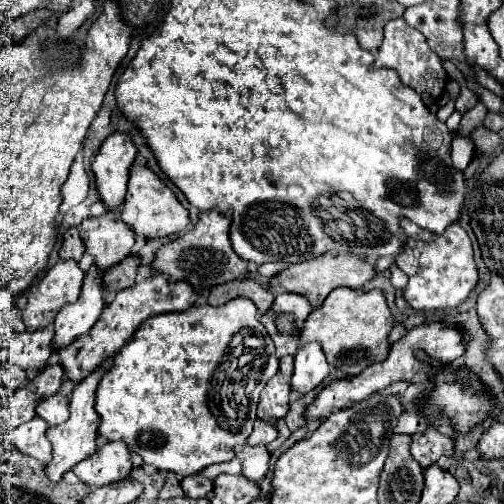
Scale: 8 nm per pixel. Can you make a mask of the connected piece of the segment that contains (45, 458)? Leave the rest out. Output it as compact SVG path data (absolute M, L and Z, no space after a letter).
M35 416L33 420L11 430L11 440L23 454L47 464L51 460L51 444L45 436L47 428L49 428L49 424Z

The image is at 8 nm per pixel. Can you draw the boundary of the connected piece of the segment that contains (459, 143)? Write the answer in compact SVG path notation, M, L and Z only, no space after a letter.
M453 134L453 142L451 142L451 158L453 158L453 166L465 170L471 160L475 156L475 144L471 140L471 136L461 136L461 134Z

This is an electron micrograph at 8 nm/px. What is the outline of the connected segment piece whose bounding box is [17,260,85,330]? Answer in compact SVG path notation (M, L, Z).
M57 262L51 270L45 272L45 276L35 284L31 286L29 290L25 290L19 300L17 300L17 306L21 310L21 316L23 316L23 322L29 330L37 330L37 328L51 328L53 326L53 320L57 316L57 312L65 306L65 304L71 304L71 302L77 302L79 296L81 296L81 286L83 286L83 278L85 278L85 272L73 262Z

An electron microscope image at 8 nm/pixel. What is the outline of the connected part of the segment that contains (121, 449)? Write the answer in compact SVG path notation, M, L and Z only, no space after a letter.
M107 442L93 456L79 462L73 472L87 486L109 486L131 478L131 454L121 442Z

